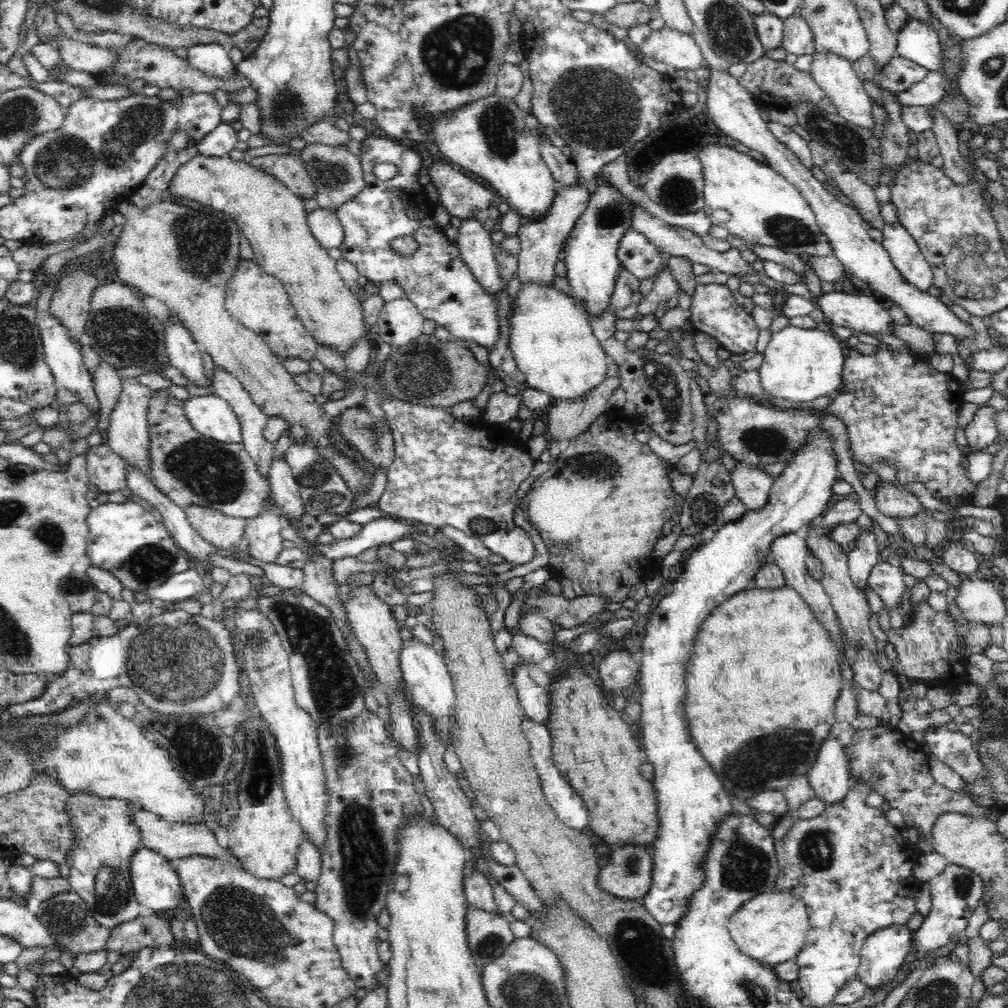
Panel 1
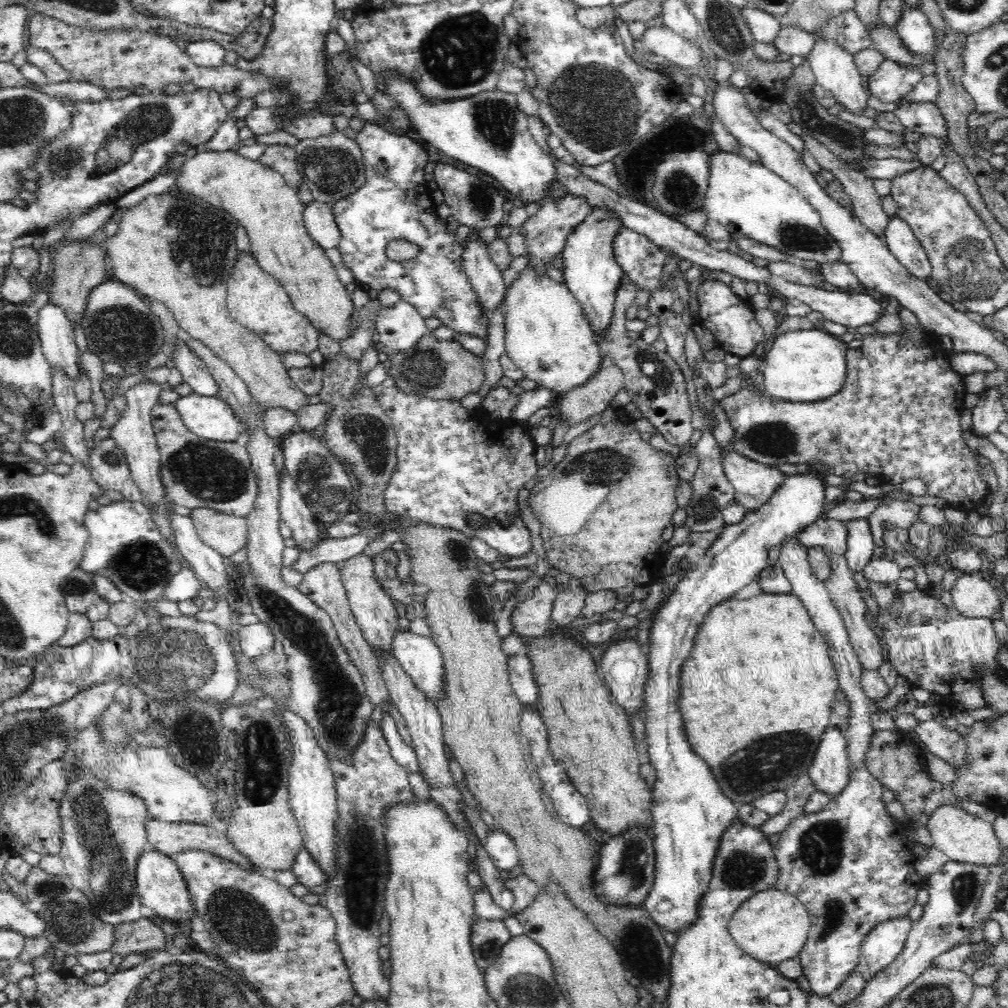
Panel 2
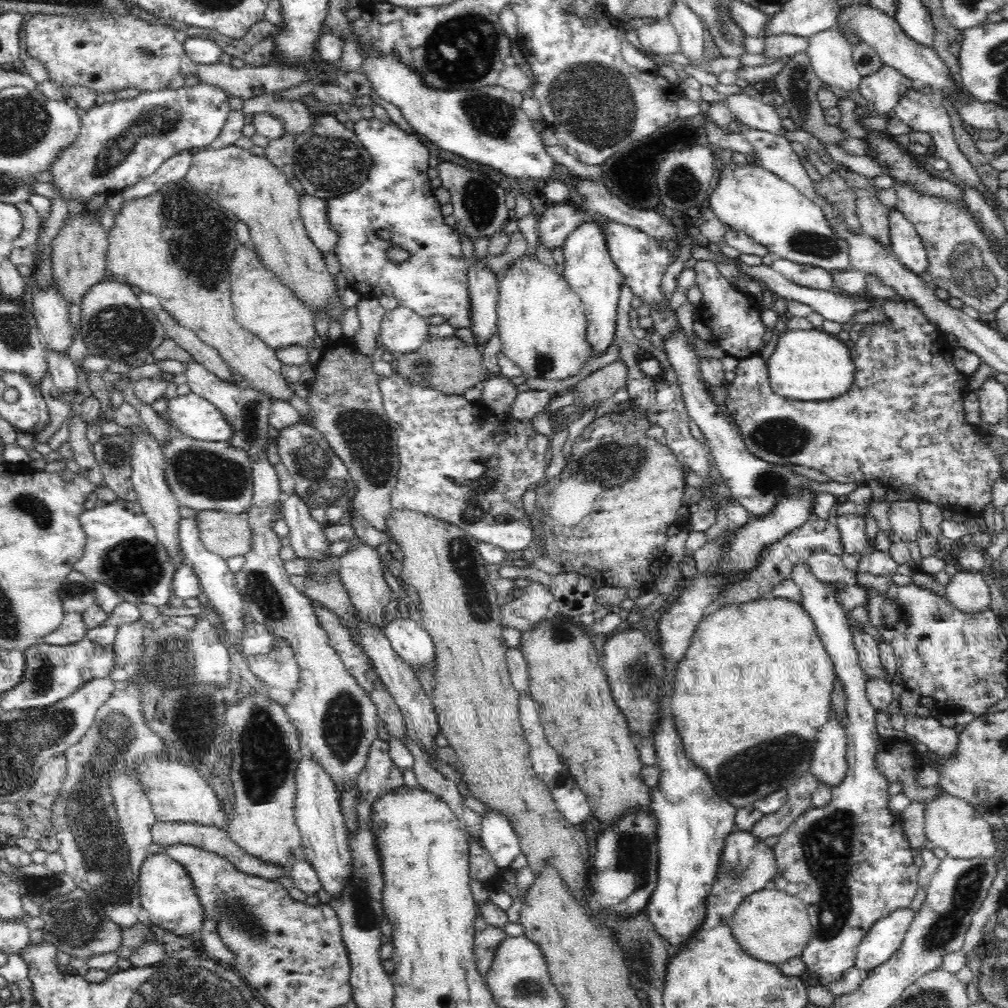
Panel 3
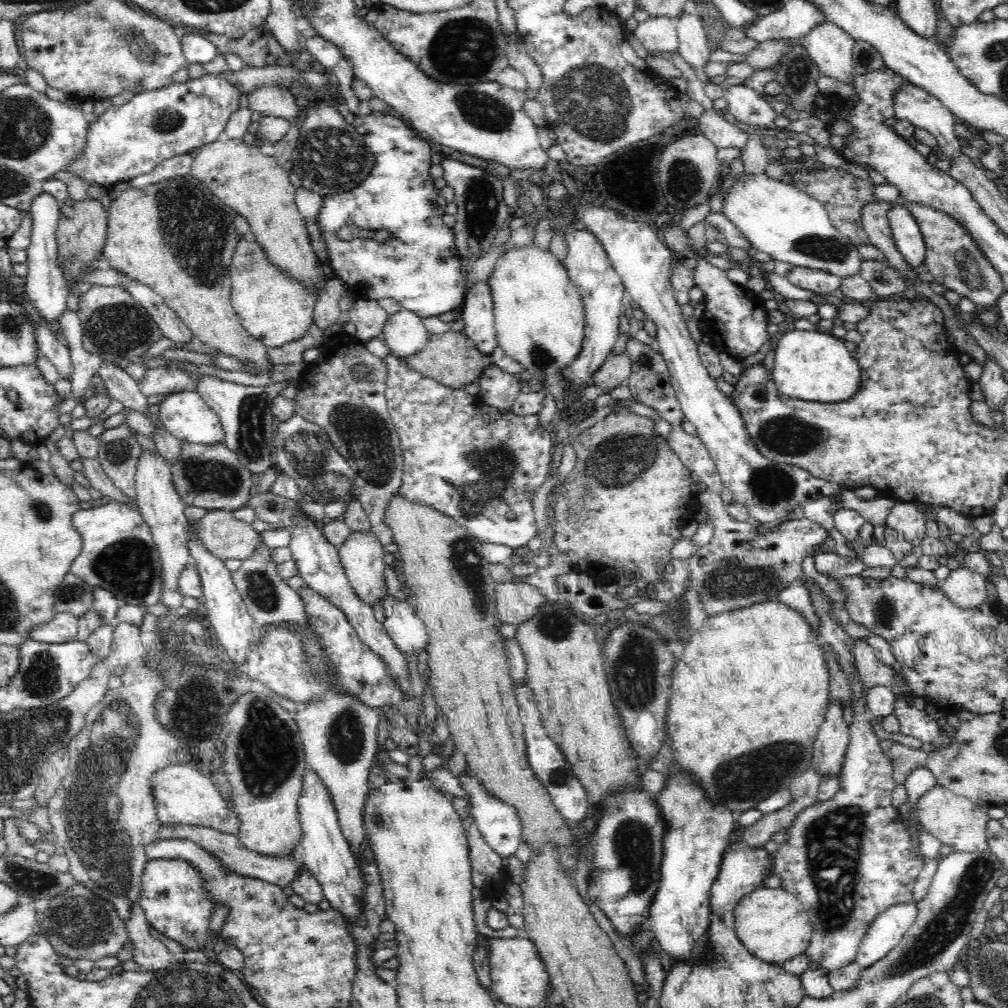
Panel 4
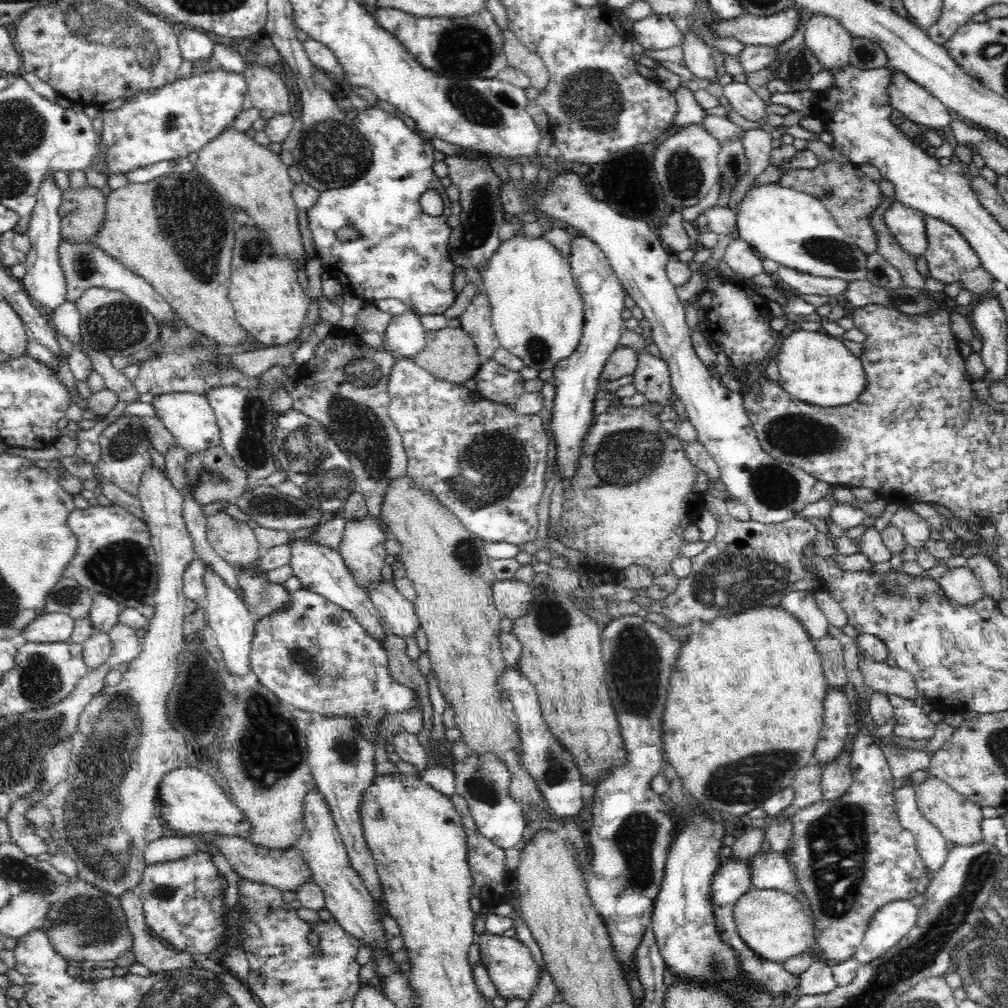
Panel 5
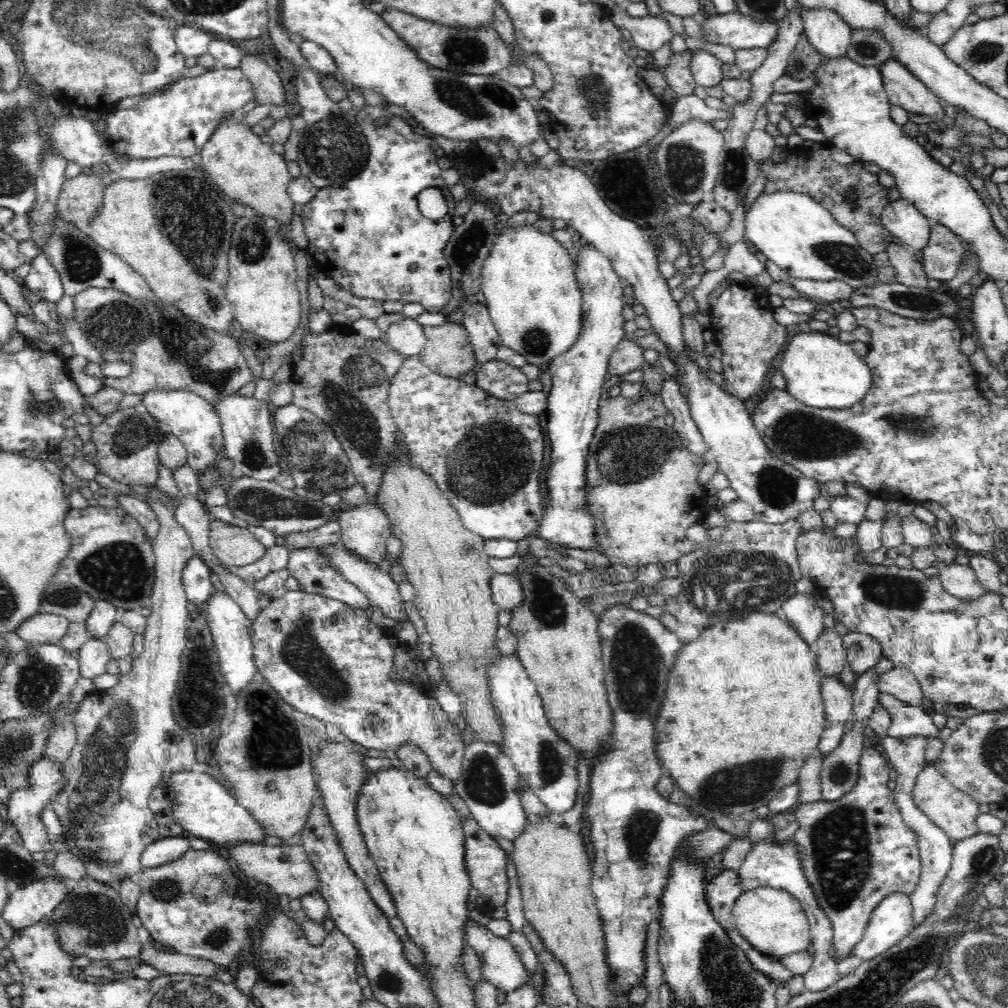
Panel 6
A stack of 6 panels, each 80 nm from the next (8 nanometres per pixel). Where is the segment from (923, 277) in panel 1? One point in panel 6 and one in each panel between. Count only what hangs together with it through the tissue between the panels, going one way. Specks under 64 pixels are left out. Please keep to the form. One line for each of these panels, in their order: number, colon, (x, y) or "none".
2: (906, 247)
3: (907, 246)
4: (908, 239)
5: (907, 225)
6: (899, 217)

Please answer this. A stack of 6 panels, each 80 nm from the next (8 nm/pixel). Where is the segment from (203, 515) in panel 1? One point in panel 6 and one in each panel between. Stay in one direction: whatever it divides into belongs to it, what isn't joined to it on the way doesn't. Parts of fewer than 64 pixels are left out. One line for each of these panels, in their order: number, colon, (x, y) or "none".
2: (226, 534)
3: (227, 534)
4: (226, 537)
5: (233, 540)
6: (235, 546)

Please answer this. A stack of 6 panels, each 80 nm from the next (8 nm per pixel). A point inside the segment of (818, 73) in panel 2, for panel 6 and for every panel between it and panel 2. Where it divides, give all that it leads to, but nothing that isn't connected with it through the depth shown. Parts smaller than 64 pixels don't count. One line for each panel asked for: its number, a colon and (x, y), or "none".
3: (831, 55)
4: (831, 48)
5: (830, 42)
6: (827, 32)

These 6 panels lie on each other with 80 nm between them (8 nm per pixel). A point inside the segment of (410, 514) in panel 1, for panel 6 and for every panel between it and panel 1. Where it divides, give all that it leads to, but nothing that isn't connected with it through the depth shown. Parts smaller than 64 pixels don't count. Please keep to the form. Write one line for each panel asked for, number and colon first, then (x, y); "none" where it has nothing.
2: (458, 469)
3: (458, 462)
4: (480, 466)
5: (485, 462)
6: (485, 455)

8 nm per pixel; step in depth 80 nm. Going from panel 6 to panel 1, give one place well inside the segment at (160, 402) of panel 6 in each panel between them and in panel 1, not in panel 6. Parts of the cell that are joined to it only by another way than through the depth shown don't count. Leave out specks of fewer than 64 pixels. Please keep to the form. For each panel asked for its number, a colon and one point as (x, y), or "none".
1: (212, 417)
2: (208, 418)
3: (195, 417)
4: (185, 415)
5: (189, 417)

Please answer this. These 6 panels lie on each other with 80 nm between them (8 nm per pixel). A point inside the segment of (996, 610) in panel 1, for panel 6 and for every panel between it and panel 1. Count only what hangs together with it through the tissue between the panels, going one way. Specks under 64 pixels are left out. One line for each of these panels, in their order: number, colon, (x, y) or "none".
2: (973, 596)
3: (967, 591)
4: (966, 589)
5: (960, 584)
6: (959, 580)

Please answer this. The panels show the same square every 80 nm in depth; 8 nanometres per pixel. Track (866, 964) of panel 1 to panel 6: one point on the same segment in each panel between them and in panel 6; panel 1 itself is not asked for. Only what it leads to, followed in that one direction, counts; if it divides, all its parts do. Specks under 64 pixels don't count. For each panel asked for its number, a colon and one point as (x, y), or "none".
2: (880, 948)
3: (885, 936)
4: (885, 932)
5: (891, 923)
6: (893, 919)

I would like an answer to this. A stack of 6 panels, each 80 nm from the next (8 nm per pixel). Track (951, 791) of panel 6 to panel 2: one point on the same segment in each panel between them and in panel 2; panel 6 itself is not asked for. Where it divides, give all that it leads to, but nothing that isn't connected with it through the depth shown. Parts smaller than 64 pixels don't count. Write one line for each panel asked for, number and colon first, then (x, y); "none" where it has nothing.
2: (962, 837)
3: (952, 824)
4: (957, 822)
5: (958, 819)

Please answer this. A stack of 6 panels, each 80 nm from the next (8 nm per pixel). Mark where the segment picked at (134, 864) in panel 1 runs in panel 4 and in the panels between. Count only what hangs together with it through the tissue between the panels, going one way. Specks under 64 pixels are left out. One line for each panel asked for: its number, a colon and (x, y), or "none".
2: (159, 882)
3: (167, 893)
4: (173, 902)

